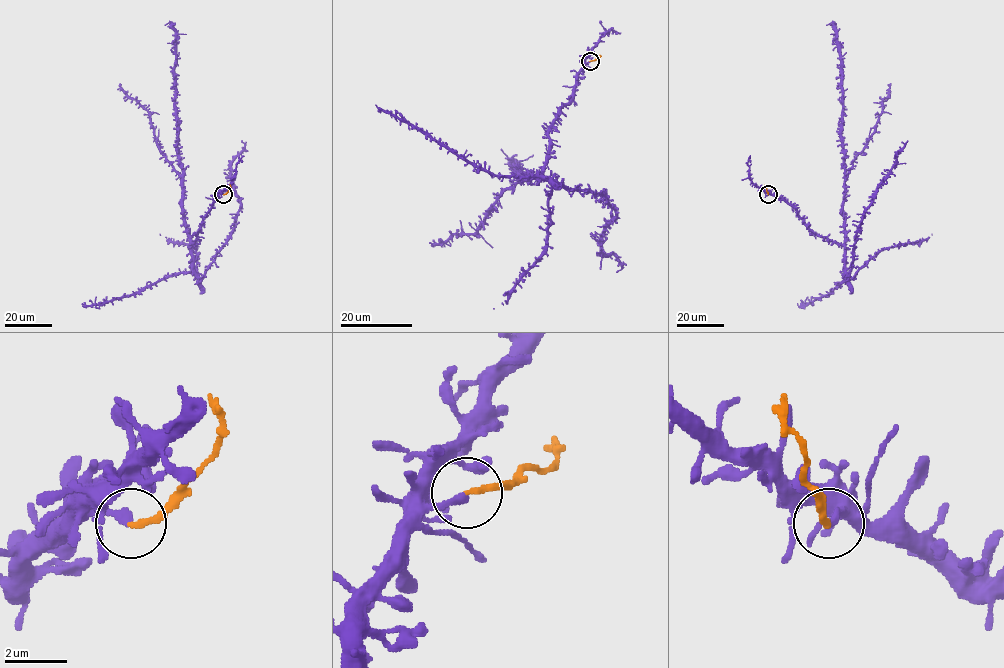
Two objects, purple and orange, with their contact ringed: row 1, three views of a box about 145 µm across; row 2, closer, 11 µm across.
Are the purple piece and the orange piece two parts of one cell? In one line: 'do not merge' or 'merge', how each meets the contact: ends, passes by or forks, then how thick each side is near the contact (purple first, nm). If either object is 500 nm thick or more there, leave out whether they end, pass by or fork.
do not merge; purple ends there; orange ends there; 240 nm thick on the purple side, 180 nm on the other

